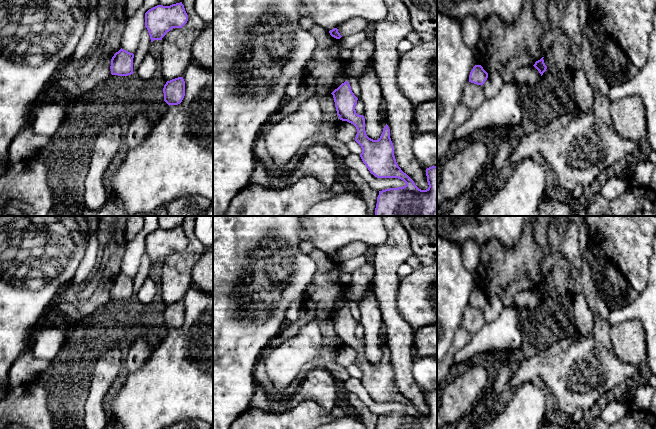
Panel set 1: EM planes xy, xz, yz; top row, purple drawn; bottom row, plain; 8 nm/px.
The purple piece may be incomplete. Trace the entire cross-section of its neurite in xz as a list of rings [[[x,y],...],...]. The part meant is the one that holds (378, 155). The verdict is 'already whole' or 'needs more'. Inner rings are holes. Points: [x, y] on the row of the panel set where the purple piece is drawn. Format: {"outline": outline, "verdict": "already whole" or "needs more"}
{"outline": [[[348,81],[332,93],[337,115],[357,129],[355,141],[361,146],[360,157],[371,174],[377,178],[398,178],[406,185],[379,191],[375,216],[437,216],[437,165],[426,169],[429,187],[419,189],[414,181],[398,166],[388,125],[378,140],[369,138],[365,131],[365,118],[356,113],[358,98]]], "verdict": "already whole"}

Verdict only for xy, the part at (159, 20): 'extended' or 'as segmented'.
as segmented

